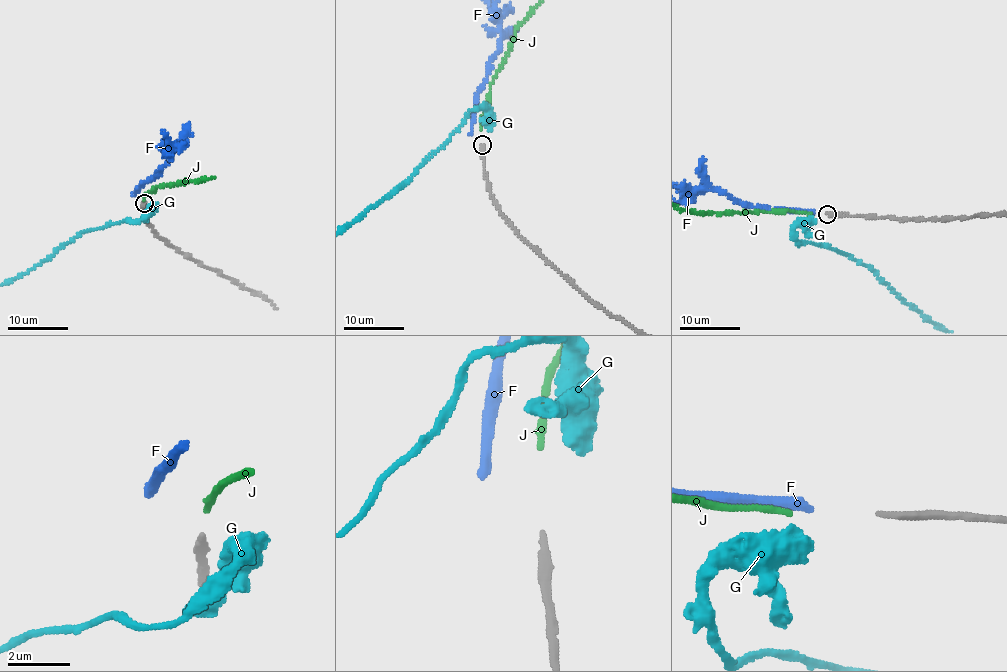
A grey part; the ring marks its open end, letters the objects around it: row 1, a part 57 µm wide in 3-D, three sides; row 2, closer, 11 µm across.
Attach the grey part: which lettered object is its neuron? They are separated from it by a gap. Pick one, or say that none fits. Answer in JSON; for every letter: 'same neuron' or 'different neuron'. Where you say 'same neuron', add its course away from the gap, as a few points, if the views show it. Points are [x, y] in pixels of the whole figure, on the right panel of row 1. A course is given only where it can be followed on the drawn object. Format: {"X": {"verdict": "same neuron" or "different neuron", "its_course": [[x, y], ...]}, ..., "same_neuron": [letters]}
{"F": {"verdict": "different neuron"}, "G": {"verdict": "different neuron"}, "J": {"verdict": "same neuron"}, "same_neuron": ["J"]}

